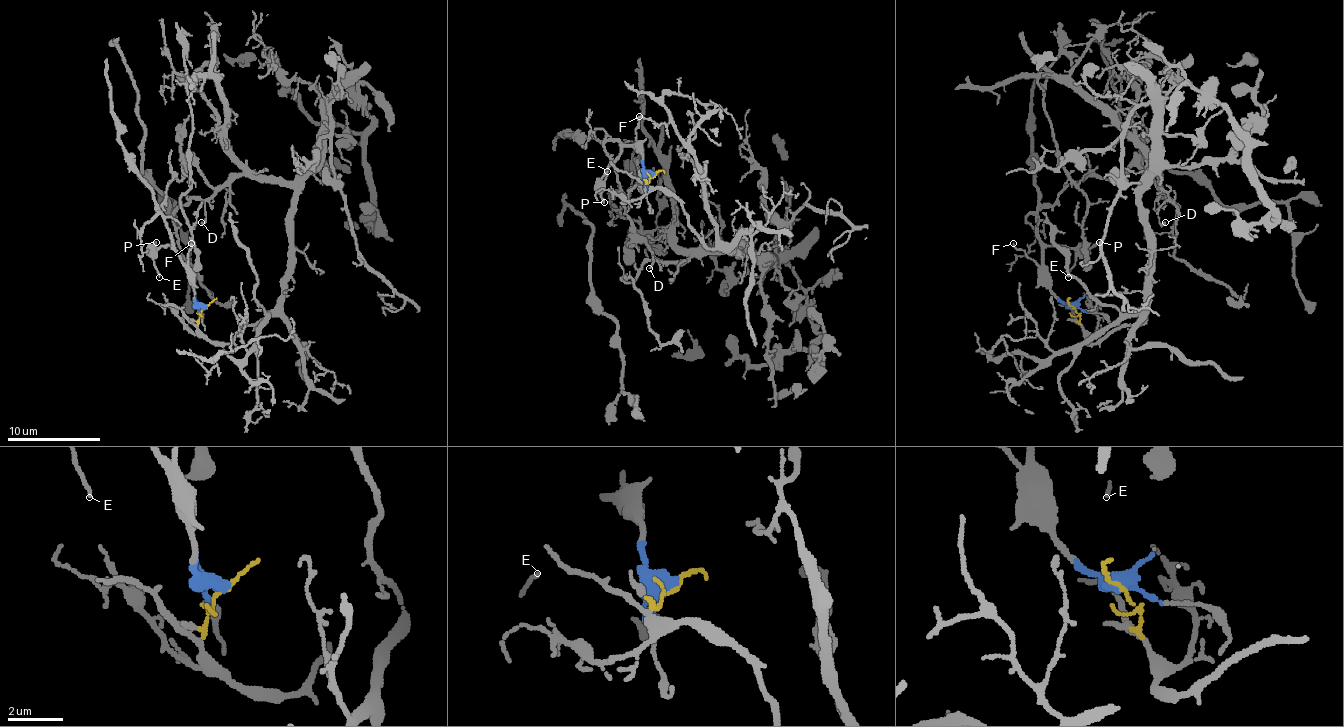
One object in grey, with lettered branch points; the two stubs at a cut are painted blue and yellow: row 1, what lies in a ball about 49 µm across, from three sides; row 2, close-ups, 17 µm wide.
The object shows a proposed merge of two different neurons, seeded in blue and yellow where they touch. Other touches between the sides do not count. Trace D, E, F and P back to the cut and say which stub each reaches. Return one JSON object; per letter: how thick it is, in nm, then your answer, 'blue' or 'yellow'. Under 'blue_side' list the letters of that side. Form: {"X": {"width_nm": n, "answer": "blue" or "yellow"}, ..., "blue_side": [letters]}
{"D": {"width_nm": 140, "answer": "yellow"}, "E": {"width_nm": 110, "answer": "blue"}, "F": {"width_nm": 120, "answer": "blue"}, "P": {"width_nm": 150, "answer": "blue"}, "blue_side": ["E", "F", "P"]}

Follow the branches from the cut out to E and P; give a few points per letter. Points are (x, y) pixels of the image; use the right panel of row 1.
E: (1072, 307), (1051, 289), (1044, 249), (1063, 244), (1077, 251), (1067, 277)
P: (1072, 307), (1051, 289), (1044, 249), (1056, 244), (1095, 247), (1100, 242)

